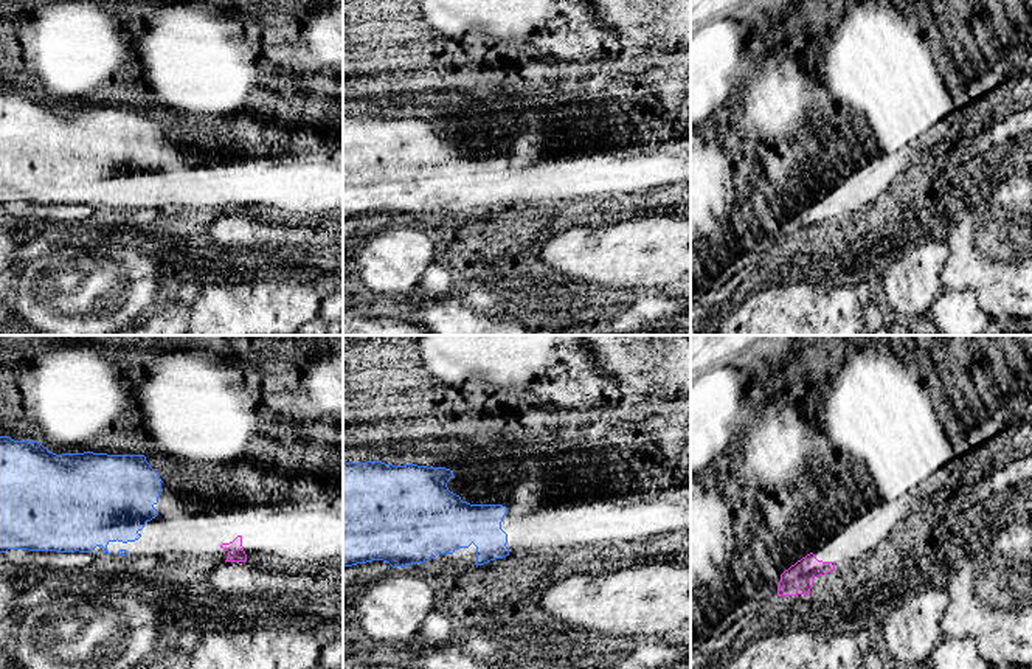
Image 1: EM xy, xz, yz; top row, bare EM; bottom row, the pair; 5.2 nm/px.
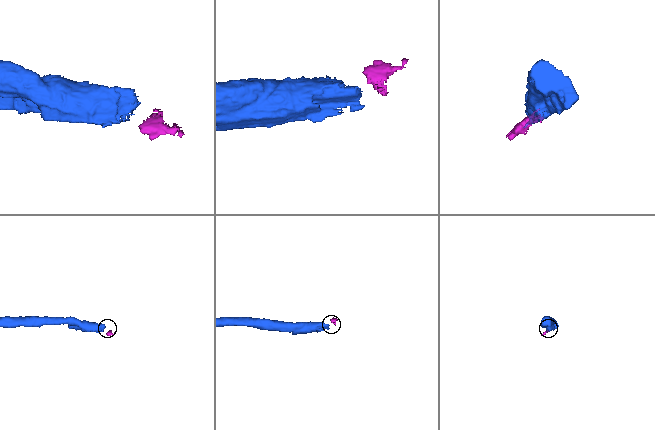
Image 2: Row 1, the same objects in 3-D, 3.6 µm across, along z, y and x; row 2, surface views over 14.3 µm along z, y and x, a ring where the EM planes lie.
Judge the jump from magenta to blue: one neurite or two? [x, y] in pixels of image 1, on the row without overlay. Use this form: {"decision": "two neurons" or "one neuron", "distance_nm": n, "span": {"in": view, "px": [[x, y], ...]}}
{"decision": "one neuron", "distance_nm": 360, "span": {"in": "xy", "px": [[221, 197], [157, 166]]}}

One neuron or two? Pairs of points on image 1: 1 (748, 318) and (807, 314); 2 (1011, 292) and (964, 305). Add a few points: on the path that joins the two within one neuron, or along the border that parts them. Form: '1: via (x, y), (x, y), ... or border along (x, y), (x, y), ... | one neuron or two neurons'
1: via (762, 318), (793, 318) | one neuron
2: border along (944, 289), (969, 289), (992, 318) | two neurons

